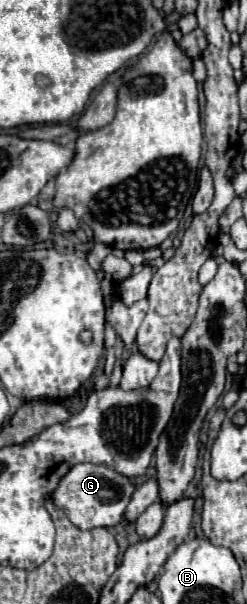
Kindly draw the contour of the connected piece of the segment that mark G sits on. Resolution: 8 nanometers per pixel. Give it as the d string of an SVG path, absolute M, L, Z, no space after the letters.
M78 463L60 479L60 485L52 495L52 501L58 509L64 509L72 525L86 531L86 529L110 527L120 523L134 489L136 485L132 483L132 479L120 475L112 467L96 465L96 463Z

